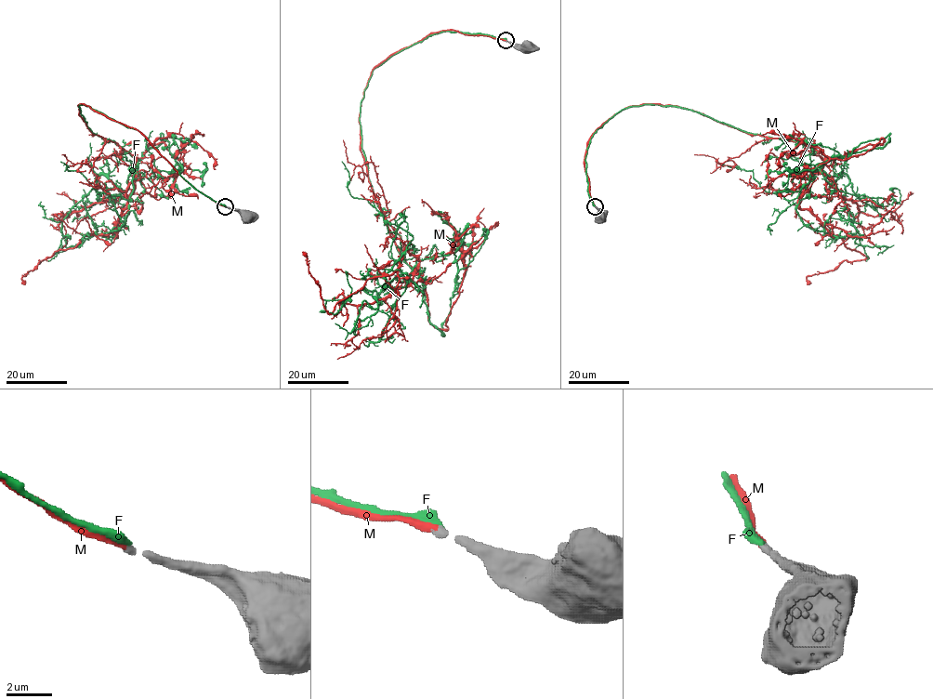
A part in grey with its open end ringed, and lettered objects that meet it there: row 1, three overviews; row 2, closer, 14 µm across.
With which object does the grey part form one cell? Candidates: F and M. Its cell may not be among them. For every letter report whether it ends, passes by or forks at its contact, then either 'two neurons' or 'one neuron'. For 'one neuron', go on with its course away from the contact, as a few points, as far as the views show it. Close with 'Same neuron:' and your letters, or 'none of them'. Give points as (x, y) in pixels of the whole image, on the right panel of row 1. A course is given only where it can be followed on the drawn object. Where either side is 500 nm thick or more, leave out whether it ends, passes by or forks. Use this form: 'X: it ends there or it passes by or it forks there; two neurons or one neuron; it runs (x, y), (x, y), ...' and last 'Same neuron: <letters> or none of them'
F: it ends there; two neurons
M: it ends there; one neuron; it runs (595, 206), (586, 142), (625, 107), (691, 109), (805, 144), (823, 166), (798, 206), (868, 257), (808, 284)
Same neuron: M

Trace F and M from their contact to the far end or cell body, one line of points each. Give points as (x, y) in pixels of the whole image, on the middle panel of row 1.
F: (505, 40), (427, 36), (378, 65), (361, 101), (377, 206), (443, 336), (461, 237), (438, 210)
M: (505, 40), (431, 32), (372, 71), (361, 151), (415, 270), (408, 243), (330, 313), (306, 254)

